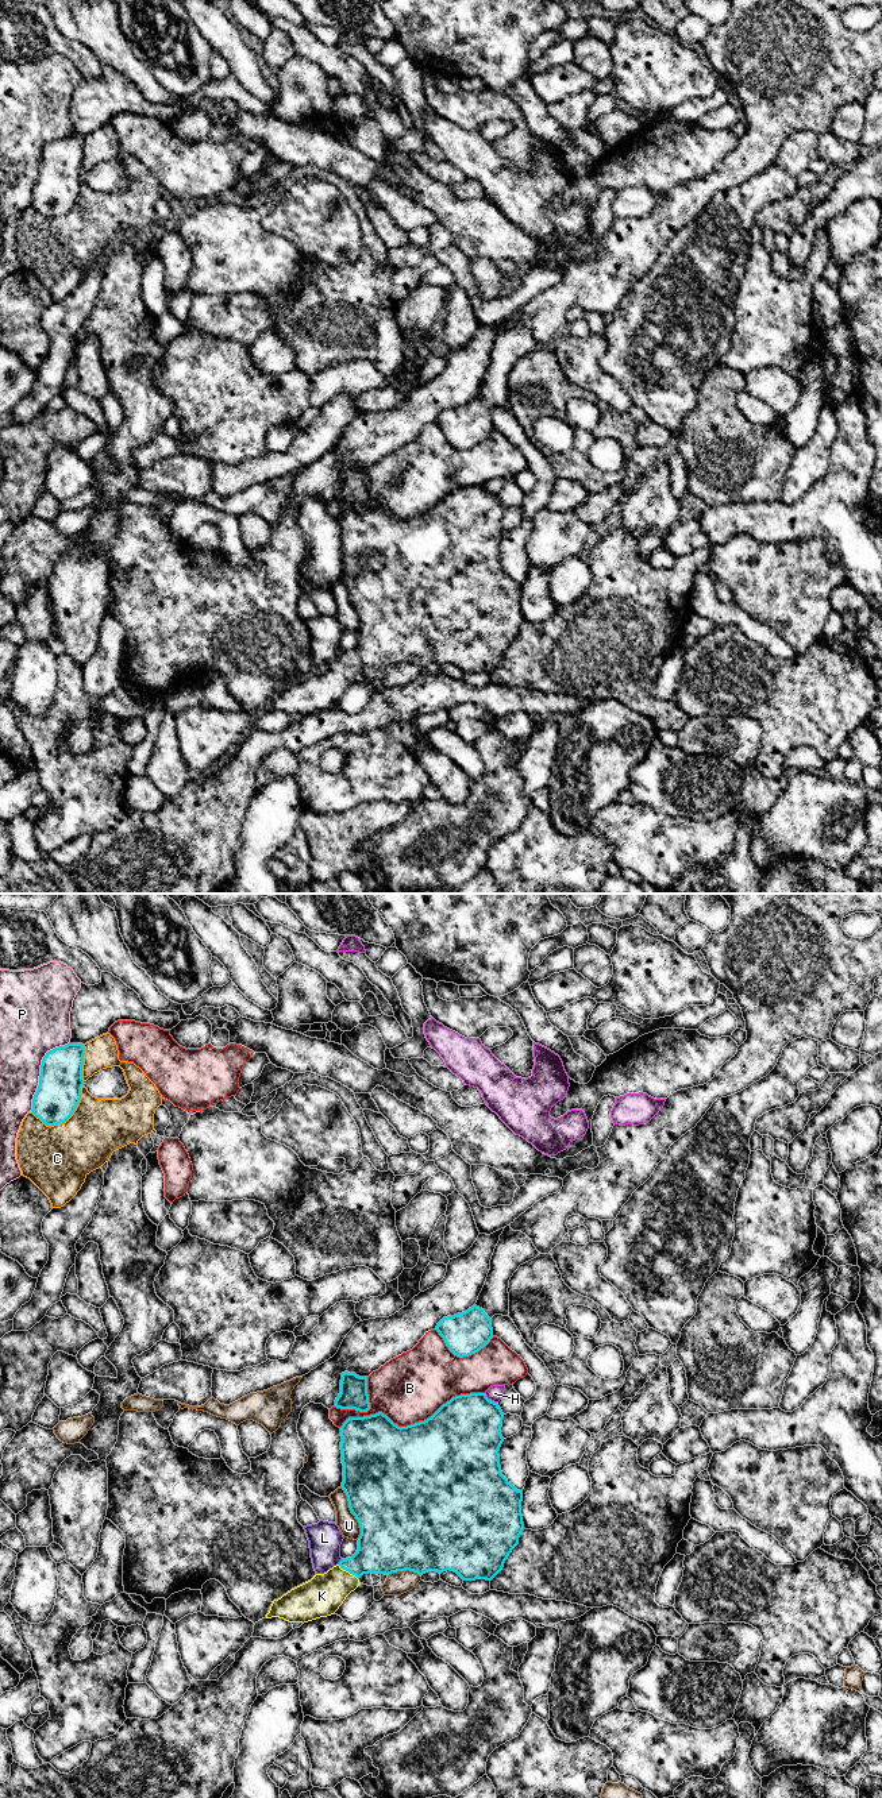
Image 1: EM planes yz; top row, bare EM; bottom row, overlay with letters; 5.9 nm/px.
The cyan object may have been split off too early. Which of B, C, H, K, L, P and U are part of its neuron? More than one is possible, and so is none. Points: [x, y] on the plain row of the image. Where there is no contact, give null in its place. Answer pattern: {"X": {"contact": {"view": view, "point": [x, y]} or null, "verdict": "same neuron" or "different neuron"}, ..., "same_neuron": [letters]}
{"B": {"contact": {"view": "yz", "point": [411, 517]}, "verdict": "different neuron"}, "C": {"contact": {"view": "yz", "point": [66, 212]}, "verdict": "different neuron"}, "H": {"contact": {"view": "yz", "point": [490, 493]}, "verdict": "different neuron"}, "K": {"contact": {"view": "yz", "point": [349, 664]}, "verdict": "same neuron"}, "L": {"contact": {"view": "yz", "point": [339, 655]}, "verdict": "different neuron"}, "P": {"contact": {"view": "yz", "point": [41, 165]}, "verdict": "different neuron"}, "U": {"contact": {"view": "yz", "point": [351, 605]}, "verdict": "different neuron"}, "same_neuron": ["K"]}

